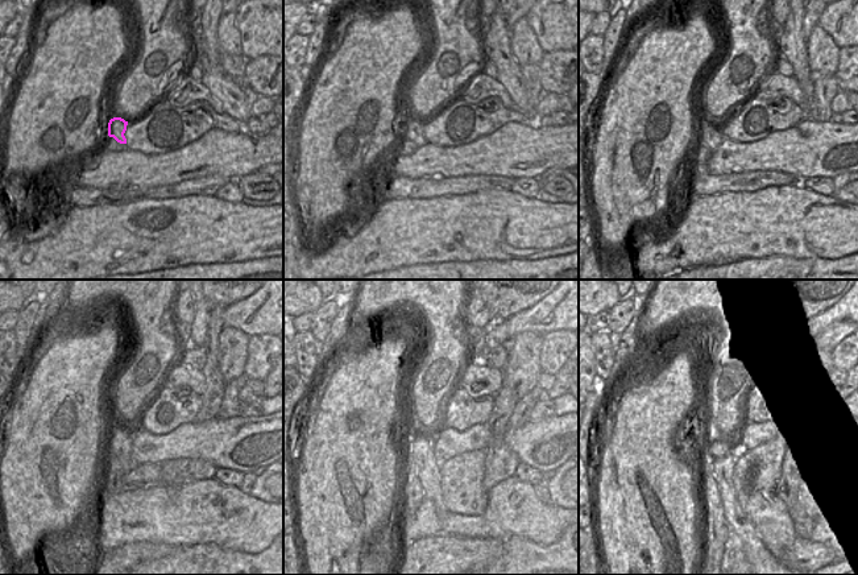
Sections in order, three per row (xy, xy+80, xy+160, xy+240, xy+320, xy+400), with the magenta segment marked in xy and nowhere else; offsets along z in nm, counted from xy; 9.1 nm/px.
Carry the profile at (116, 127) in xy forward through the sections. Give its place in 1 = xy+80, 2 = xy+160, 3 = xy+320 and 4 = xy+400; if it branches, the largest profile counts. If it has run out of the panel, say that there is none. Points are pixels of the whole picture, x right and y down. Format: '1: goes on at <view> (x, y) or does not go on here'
1: goes on at xy+80 (414, 128)
2: goes on at xy+160 (709, 136)
3: goes on at xy+320 (419, 449)
4: goes on at xy+400 (740, 524)

